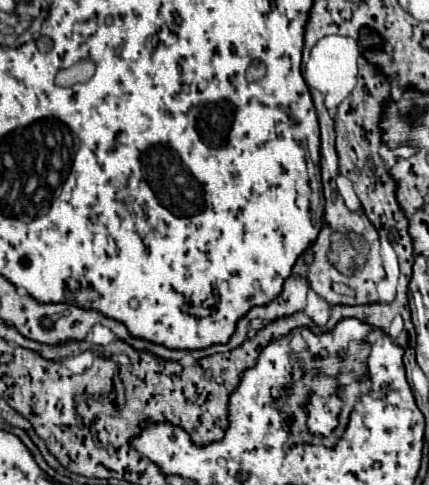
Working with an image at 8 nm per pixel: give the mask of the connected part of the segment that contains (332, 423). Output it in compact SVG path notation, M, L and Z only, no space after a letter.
M316 397L310 403L310 413L308 413L308 419L306 419L310 433L316 435L316 437L330 435L338 427L340 409L342 409L342 401L338 397L336 399Z

